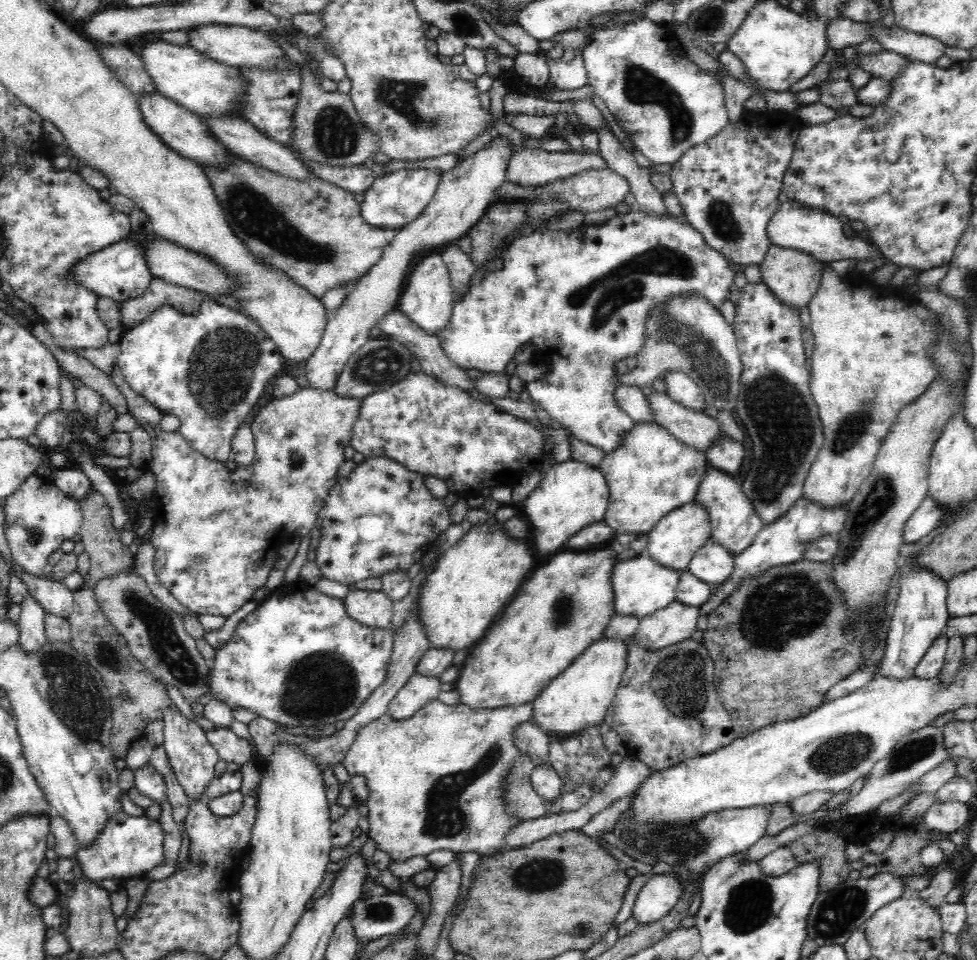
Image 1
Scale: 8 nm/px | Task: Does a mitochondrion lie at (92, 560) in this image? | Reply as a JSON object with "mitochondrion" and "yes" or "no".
{"mitochondrion":"no"}

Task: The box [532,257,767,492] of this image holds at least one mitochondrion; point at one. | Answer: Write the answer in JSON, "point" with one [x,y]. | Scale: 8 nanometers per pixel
{"point":[708,361]}

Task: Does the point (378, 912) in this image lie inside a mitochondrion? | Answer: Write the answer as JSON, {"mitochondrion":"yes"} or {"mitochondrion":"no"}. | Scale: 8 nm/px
{"mitochondrion":"yes"}

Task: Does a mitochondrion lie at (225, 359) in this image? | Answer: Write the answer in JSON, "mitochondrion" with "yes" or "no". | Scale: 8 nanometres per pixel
{"mitochondrion":"yes"}

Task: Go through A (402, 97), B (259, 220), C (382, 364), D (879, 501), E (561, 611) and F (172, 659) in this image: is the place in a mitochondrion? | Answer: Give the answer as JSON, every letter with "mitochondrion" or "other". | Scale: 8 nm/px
{"A":"mitochondrion","B":"mitochondrion","C":"mitochondrion","D":"mitochondrion","E":"mitochondrion","F":"mitochondrion"}

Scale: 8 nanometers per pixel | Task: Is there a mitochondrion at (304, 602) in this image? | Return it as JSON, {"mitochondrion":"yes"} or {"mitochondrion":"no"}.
{"mitochondrion":"no"}

